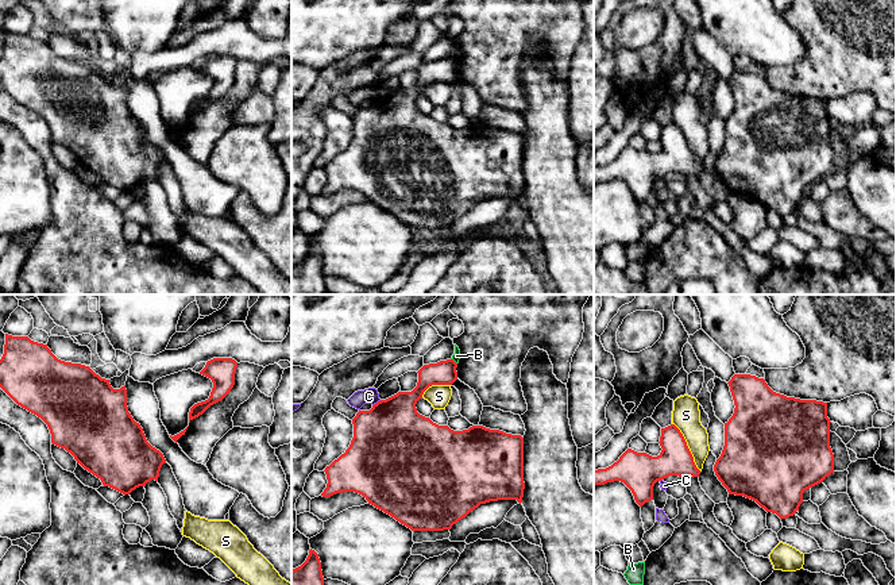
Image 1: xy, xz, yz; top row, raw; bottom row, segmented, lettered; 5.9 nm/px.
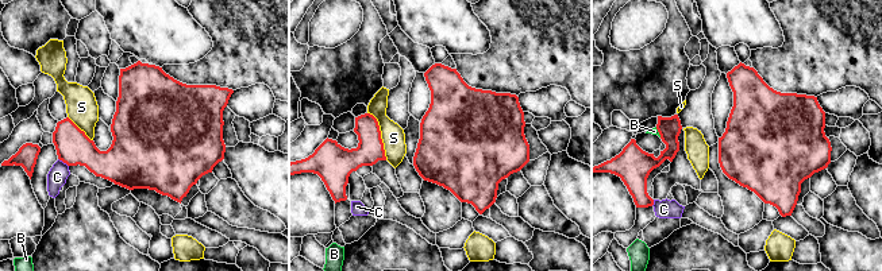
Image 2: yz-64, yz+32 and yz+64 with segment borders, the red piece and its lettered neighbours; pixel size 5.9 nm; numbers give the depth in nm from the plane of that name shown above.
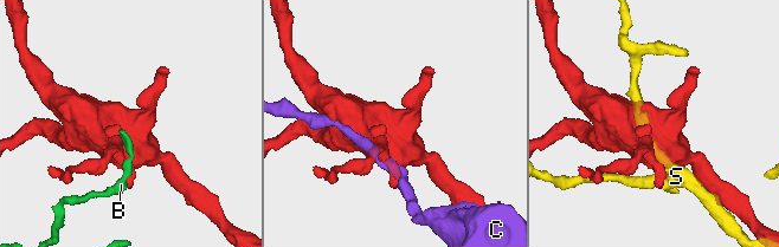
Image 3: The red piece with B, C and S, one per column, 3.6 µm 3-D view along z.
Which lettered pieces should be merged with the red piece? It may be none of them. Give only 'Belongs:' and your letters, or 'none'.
Belongs: none

